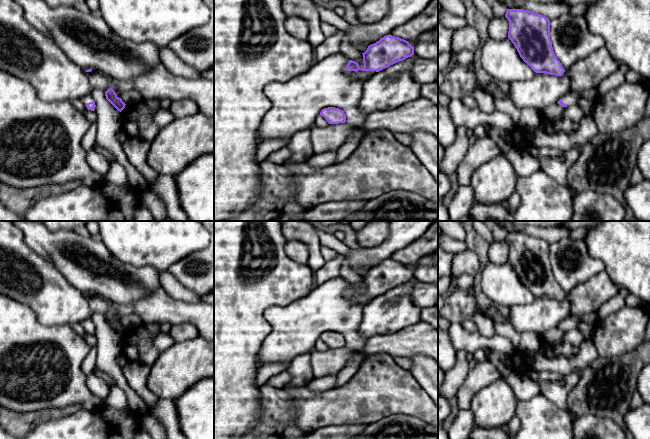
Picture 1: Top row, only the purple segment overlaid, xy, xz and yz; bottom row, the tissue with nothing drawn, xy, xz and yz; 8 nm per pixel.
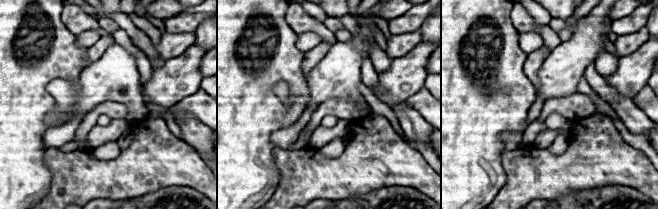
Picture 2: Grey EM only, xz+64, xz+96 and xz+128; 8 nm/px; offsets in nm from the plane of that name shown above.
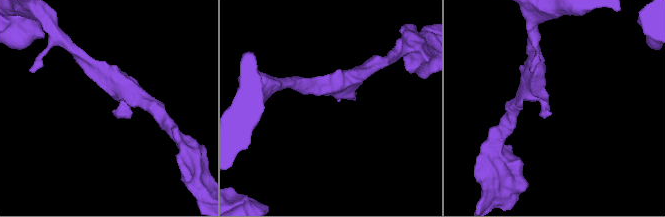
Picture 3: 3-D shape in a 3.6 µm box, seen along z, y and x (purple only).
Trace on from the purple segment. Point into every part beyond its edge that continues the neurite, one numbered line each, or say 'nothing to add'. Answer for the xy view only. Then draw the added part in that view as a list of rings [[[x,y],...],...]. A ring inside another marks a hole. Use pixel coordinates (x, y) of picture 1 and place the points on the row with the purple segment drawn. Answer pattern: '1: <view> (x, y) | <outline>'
1: xy (86, 99) | [[[89,94],[89,95],[82,97],[81,101],[84,105],[86,105],[87,103],[93,102],[94,100],[93,100],[92,96]]]

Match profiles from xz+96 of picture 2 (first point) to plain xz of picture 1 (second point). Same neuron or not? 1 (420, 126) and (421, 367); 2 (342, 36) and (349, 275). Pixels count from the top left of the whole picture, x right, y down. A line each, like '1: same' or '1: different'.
1: same
2: same

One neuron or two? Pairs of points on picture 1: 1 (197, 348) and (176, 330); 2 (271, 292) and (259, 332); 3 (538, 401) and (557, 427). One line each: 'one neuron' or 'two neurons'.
1: two neurons
2: one neuron
3: one neuron

